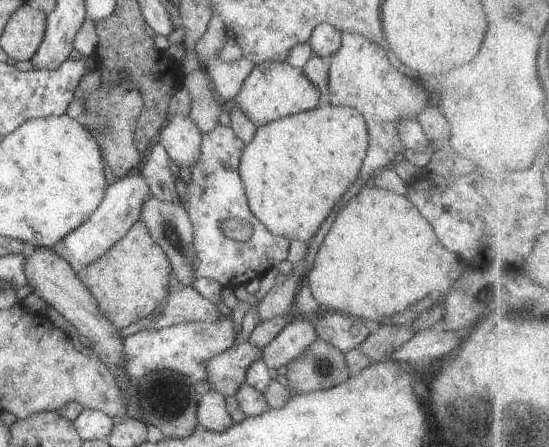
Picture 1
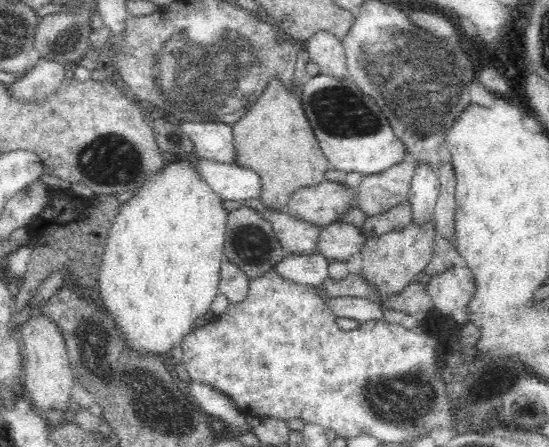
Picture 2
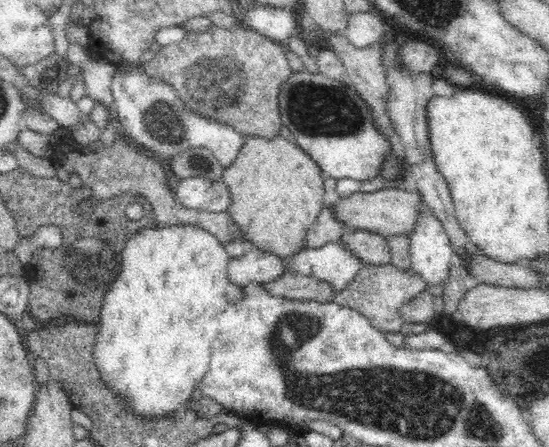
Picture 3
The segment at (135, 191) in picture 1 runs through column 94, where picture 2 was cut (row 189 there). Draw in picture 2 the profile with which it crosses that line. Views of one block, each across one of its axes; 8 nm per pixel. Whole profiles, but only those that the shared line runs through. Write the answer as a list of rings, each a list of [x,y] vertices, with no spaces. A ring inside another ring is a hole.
[[[198,158],[196,169],[200,179],[222,201],[240,202],[260,196],[260,177],[248,168]]]

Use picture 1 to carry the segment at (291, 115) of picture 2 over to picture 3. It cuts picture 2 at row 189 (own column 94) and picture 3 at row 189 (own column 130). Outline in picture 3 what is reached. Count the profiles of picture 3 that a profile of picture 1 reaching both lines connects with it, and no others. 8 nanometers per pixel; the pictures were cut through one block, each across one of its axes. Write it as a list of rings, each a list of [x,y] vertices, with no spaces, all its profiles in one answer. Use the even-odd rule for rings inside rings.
[[[280,134],[274,138],[244,135],[244,144],[237,160],[224,170],[221,180],[228,187],[232,199],[226,212],[232,223],[242,231],[248,247],[275,254],[284,260],[284,263],[292,254],[304,250],[308,230],[316,223],[318,215],[326,205],[326,190],[322,170],[293,140],[284,139]]]

